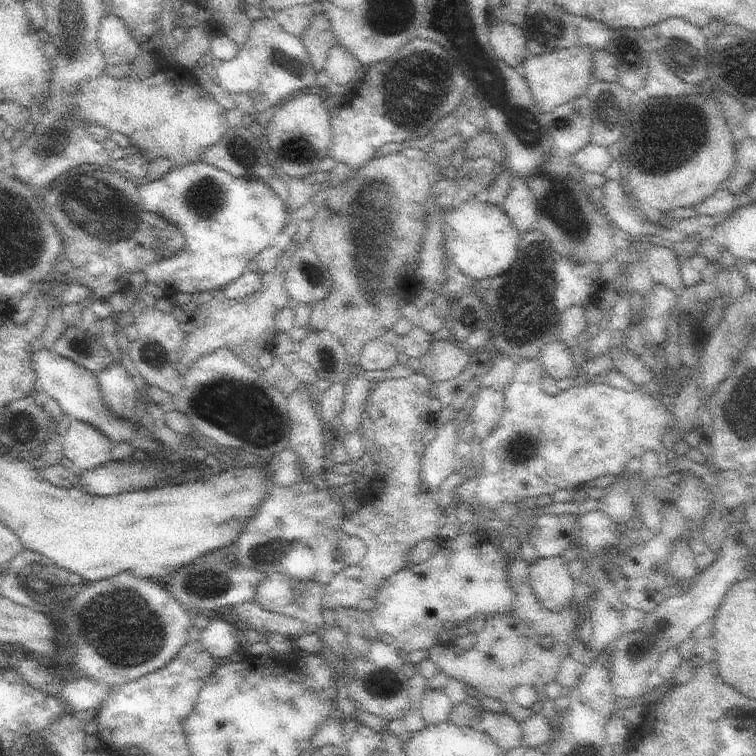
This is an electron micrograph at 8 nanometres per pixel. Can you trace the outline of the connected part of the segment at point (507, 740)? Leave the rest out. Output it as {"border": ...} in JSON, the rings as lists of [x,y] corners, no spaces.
{"border":[[[483,710],[479,716],[479,730],[489,734],[489,738],[503,750],[513,750],[523,744],[523,734],[521,734],[521,724],[511,716],[511,714],[497,714]]]}

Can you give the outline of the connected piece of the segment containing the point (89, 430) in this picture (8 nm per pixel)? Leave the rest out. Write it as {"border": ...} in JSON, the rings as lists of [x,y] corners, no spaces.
{"border":[[[73,420],[63,440],[63,454],[69,458],[75,470],[91,472],[107,462],[111,462],[113,440],[105,436],[99,428],[89,422]]]}

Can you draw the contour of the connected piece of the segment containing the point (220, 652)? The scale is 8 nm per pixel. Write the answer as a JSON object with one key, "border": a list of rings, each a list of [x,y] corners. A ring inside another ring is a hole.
{"border":[[[211,620],[211,624],[205,630],[201,630],[199,636],[205,650],[219,662],[227,662],[231,652],[243,648],[243,642],[239,638],[241,638],[241,626],[227,624],[223,620]]]}

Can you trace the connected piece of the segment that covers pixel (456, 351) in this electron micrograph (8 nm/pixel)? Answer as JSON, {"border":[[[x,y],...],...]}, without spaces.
{"border":[[[433,340],[427,354],[421,358],[421,368],[417,370],[433,382],[449,382],[461,376],[469,364],[469,358],[453,340]]]}

